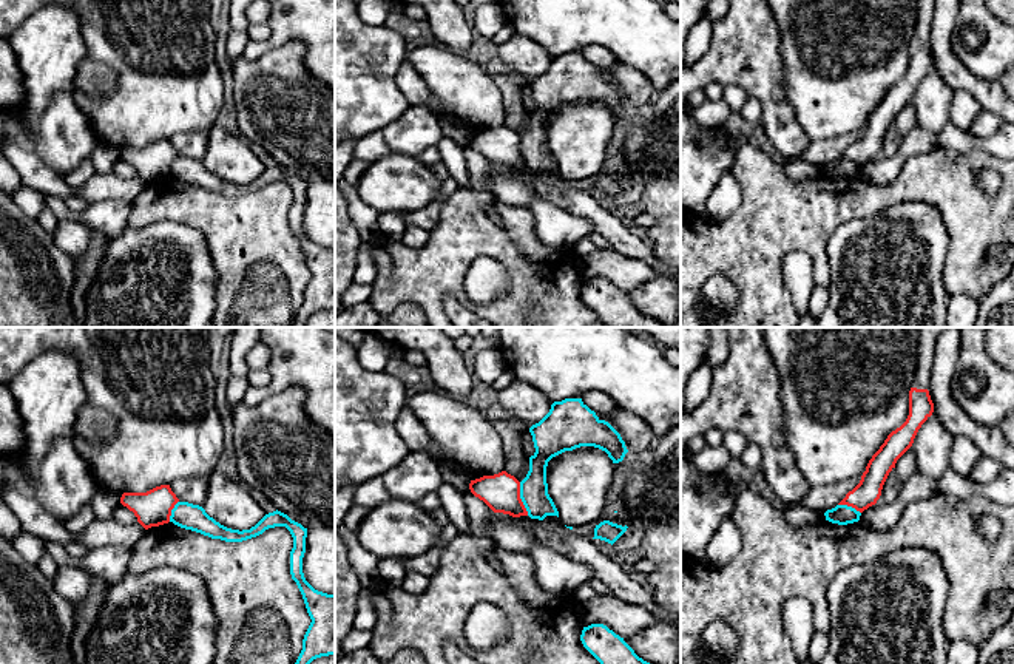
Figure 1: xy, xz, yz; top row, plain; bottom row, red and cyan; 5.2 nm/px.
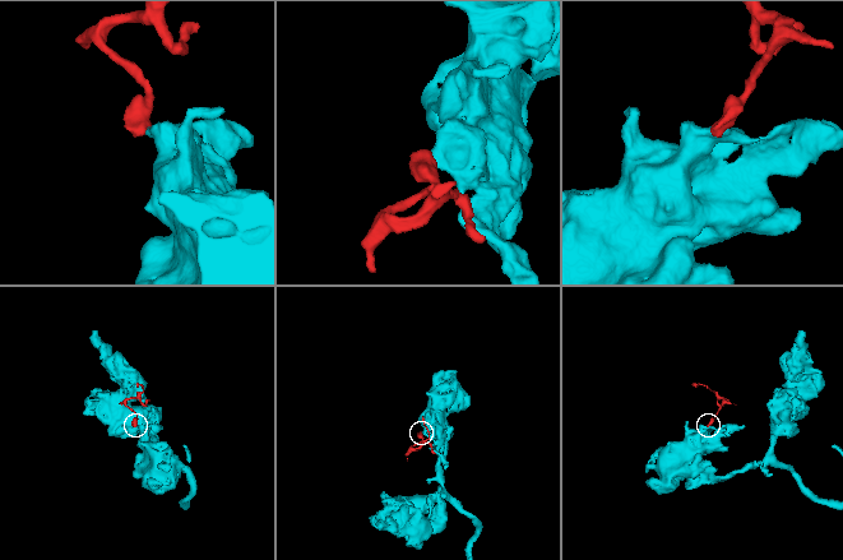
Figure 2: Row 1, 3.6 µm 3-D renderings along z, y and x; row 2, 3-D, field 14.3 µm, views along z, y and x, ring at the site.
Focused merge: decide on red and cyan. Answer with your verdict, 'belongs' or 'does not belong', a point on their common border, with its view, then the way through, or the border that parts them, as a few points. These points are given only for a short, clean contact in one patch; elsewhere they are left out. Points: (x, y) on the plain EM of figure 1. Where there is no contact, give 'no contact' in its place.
does not belong; meets red in xz at (520, 153); border along xz (519, 136), (519, 152), (528, 169)

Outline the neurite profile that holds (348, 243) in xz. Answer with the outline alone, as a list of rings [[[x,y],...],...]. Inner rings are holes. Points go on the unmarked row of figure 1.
[[[335,184],[335,317],[344,309],[343,293],[353,284],[358,252],[363,246],[350,219],[347,199]]]

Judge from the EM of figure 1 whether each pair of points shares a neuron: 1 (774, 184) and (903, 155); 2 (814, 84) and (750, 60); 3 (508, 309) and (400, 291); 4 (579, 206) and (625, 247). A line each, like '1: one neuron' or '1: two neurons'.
1: two neurons
2: two neurons
3: one neuron
4: one neuron

